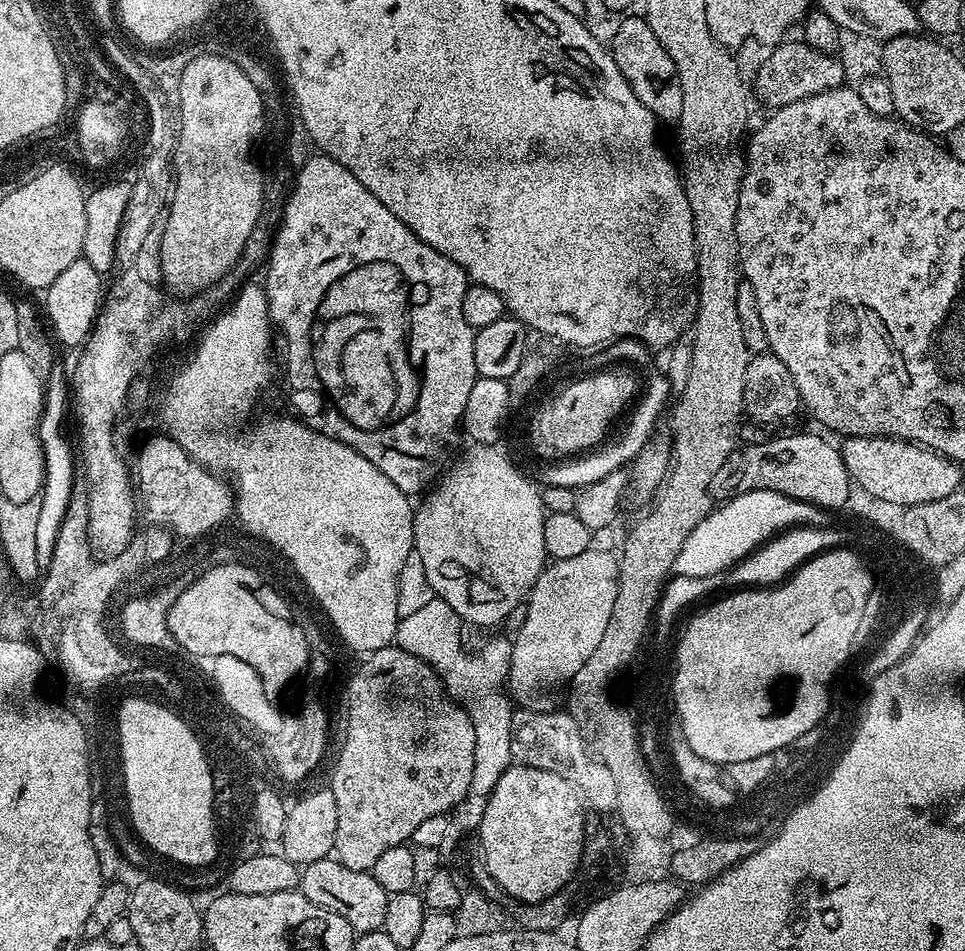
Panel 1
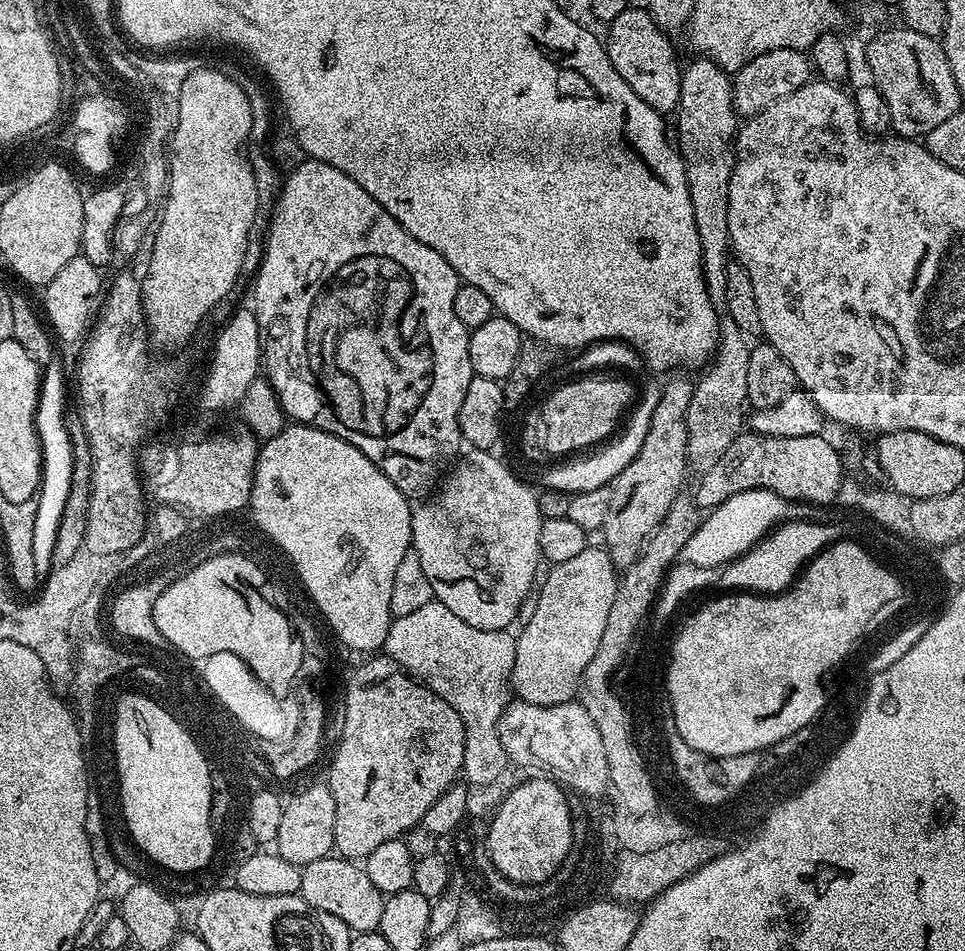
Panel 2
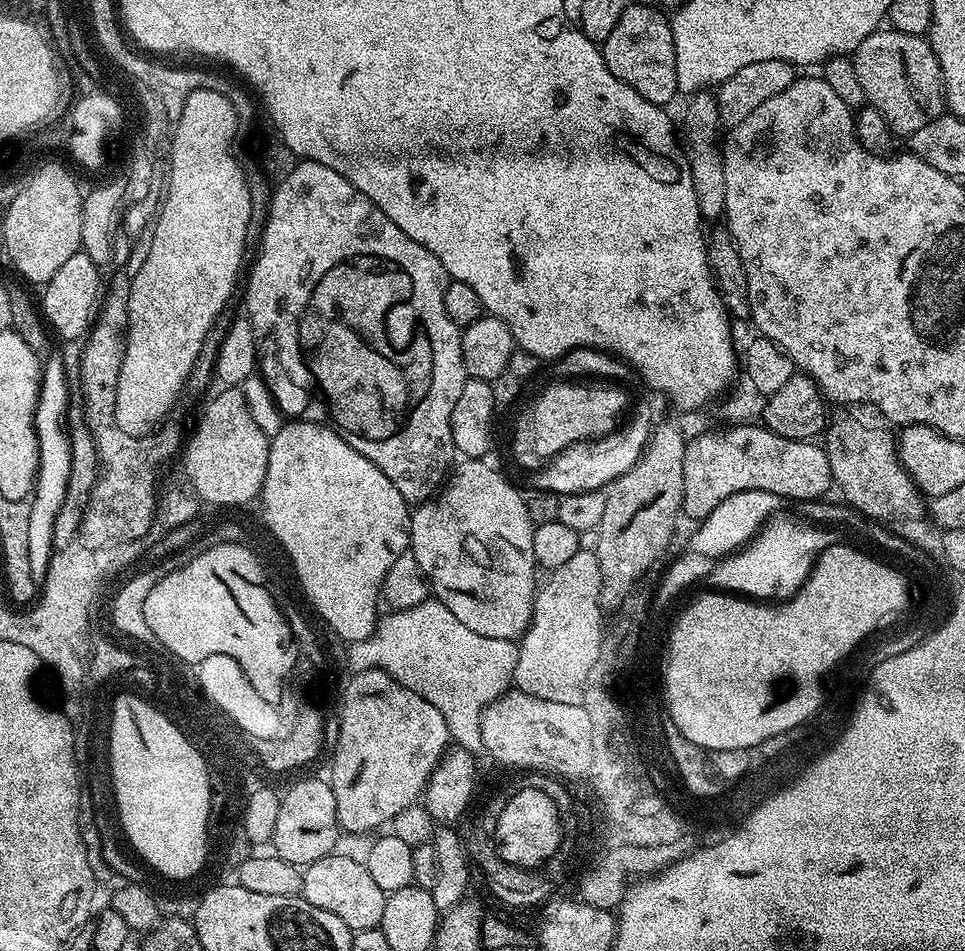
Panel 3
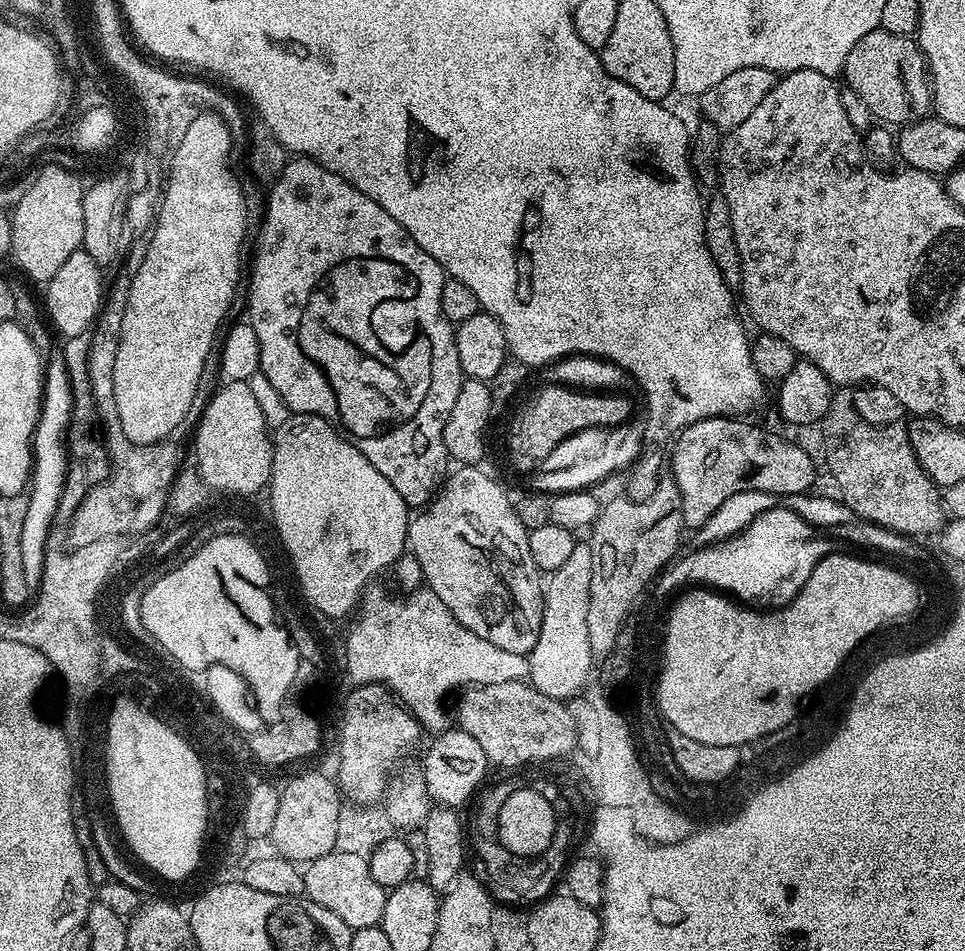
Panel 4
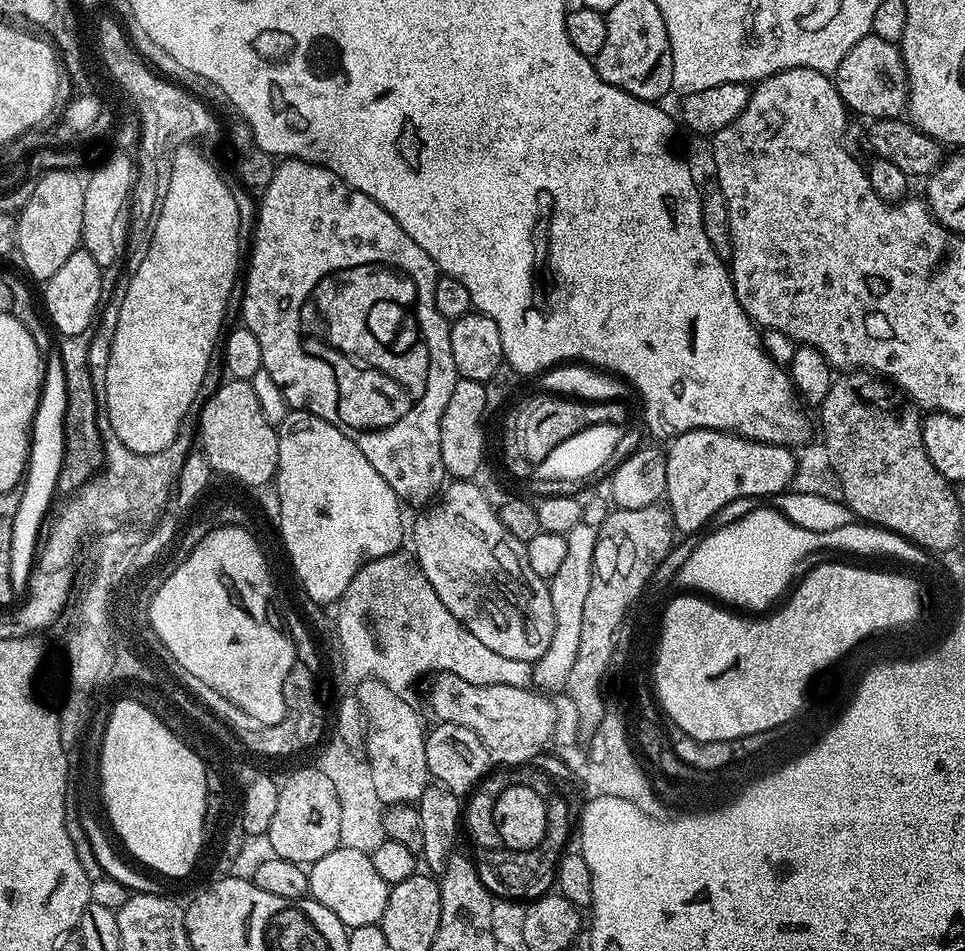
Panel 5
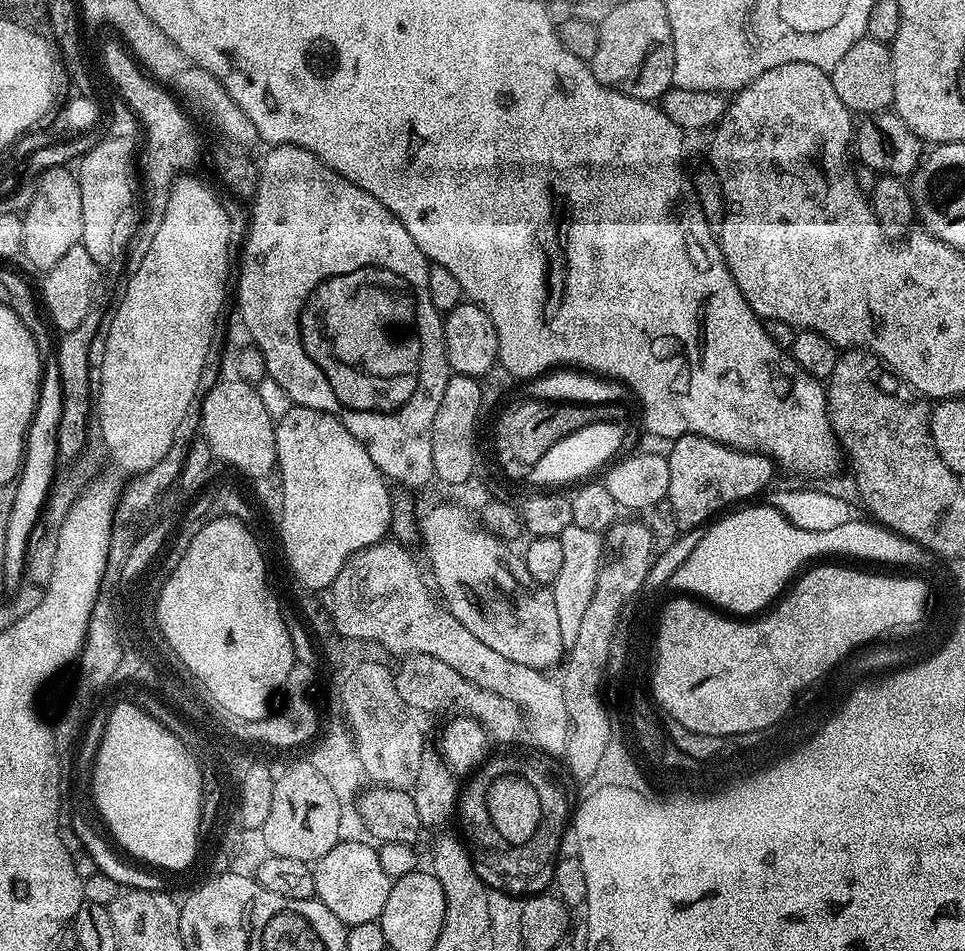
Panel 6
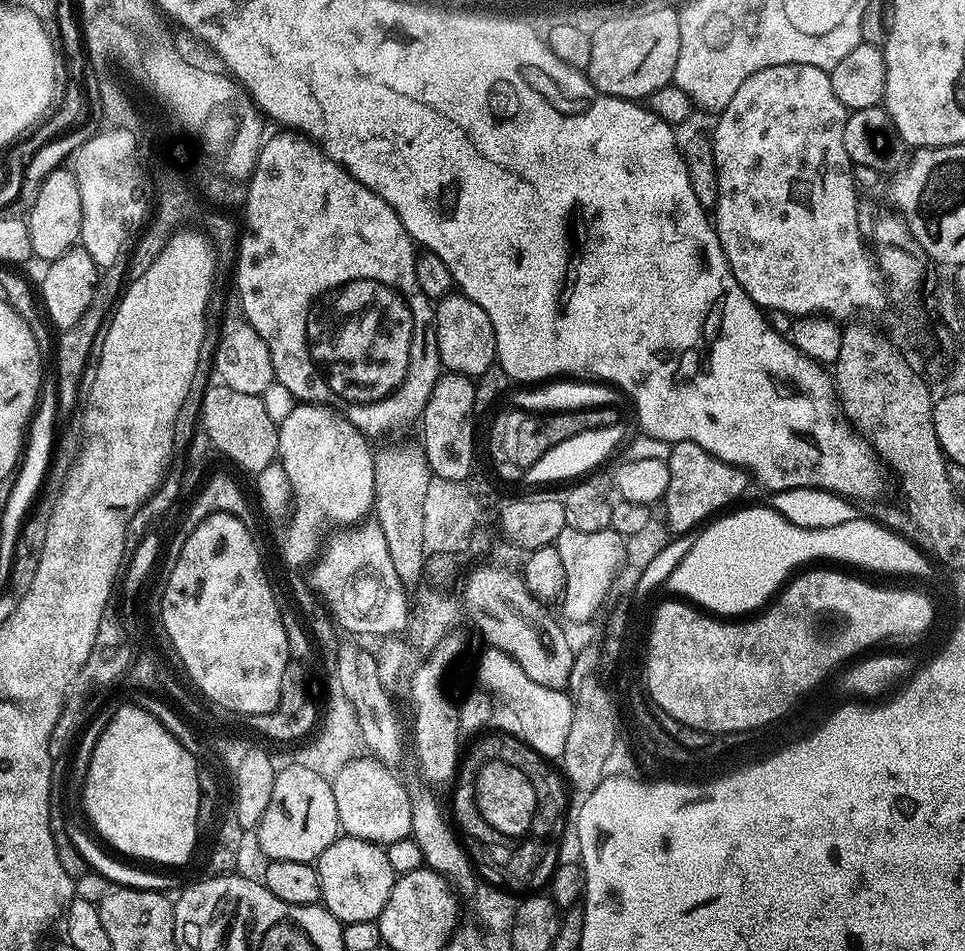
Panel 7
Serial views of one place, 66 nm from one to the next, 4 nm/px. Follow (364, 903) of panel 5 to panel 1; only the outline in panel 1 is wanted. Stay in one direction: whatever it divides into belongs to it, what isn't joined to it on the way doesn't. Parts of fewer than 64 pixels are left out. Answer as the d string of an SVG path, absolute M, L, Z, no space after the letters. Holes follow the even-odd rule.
M325 858L318 862L306 864L306 874L300 875L300 891L314 906L322 906L338 918L346 918L353 933L379 932L383 929L386 918L386 902L390 893L382 890L372 876L371 871L359 872L350 870L350 866L342 866L342 862L335 858Z

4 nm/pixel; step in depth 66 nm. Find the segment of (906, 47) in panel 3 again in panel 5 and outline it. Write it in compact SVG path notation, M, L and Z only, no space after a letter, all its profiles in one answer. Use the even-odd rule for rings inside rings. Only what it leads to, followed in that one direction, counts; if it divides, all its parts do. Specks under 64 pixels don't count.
M866 35L842 58L842 66L834 73L838 94L844 100L845 109L860 116L872 116L873 121L890 120L905 115L908 107L908 75L904 55L891 40Z

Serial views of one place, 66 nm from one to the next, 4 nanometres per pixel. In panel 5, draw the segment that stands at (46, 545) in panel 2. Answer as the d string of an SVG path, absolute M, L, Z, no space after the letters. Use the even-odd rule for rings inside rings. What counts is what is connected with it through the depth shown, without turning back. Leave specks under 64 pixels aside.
M51 351L45 359L43 386L40 388L39 404L32 420L29 436L28 466L24 473L22 499L14 516L13 537L10 540L10 578L16 594L22 594L30 586L37 556L42 524L58 490L58 474L65 454L64 422L66 412L65 371L59 351Z

